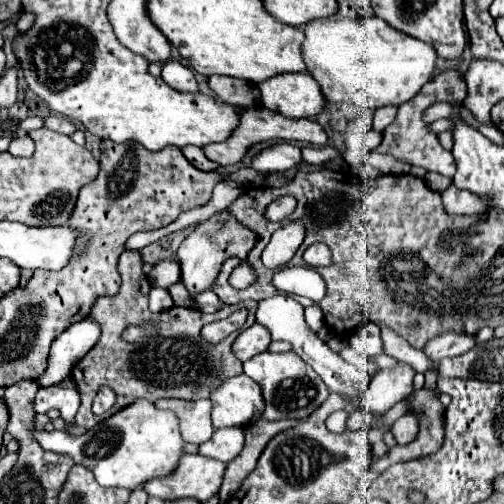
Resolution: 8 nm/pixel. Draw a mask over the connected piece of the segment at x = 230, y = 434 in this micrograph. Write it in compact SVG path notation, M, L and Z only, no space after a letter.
M220 428L214 430L212 438L206 444L198 446L198 454L220 462L228 462L234 456L238 456L242 448L244 448L242 428Z

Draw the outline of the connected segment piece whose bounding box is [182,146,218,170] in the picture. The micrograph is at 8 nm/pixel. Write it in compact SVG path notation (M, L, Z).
M190 146L190 148L182 148L182 152L184 152L186 160L190 160L190 164L194 164L198 170L216 170L216 168L218 168L216 162L208 160L208 158L204 156L202 148L194 148L194 146Z

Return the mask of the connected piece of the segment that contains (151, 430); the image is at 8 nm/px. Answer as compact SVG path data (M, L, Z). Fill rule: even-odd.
M136 400L134 404L112 414L110 418L98 422L94 428L90 428L82 436L70 436L66 430L52 430L52 432L34 430L34 436L36 436L36 440L40 442L42 448L70 456L74 460L74 464L82 464L82 466L90 468L94 472L98 484L102 484L102 486L122 486L122 488L128 488L128 490L140 488L146 480L150 480L154 476L170 474L174 470L174 466L176 466L176 462L182 454L182 446L184 446L184 440L182 440L180 430L178 430L178 418L174 416L174 412L158 410L148 400Z

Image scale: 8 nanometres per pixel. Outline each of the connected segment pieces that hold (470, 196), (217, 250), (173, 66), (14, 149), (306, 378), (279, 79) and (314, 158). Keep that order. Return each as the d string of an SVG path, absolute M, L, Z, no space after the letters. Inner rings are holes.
M450 186L448 190L444 190L442 200L448 214L480 214L482 212L482 204L478 204L478 196L474 196L474 192L466 192L456 186Z
M232 218L232 224L220 224L218 220L208 220L200 226L194 228L194 232L180 244L178 248L178 260L180 260L180 280L182 284L186 286L186 290L196 296L204 290L208 290L218 272L220 272L220 266L222 262L228 258L228 256L238 256L240 260L246 258L246 254L252 250L256 242L256 236L254 232L250 232L248 228L242 228L242 224L238 224L234 218Z
M174 60L166 62L162 66L162 80L178 92L186 92L186 94L198 92L198 82L196 82L194 72L190 68L182 66L180 62L174 62Z
M18 136L16 140L10 142L8 146L8 152L12 156L32 156L34 154L34 140L30 136Z
M262 352L250 360L244 362L244 374L256 380L262 388L262 396L266 402L266 408L262 412L264 420L282 420L282 418L308 418L328 396L330 390L322 380L318 380L318 374L306 364L296 352ZM292 380L292 382L284 382Z
M286 72L258 84L262 104L290 118L308 118L324 110L320 86L308 72Z
M302 148L302 160L308 164L324 164L328 160L334 160L336 156L342 156L342 150L338 148Z

